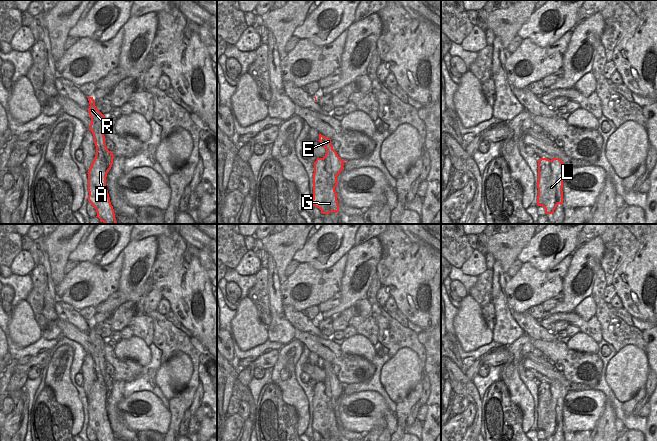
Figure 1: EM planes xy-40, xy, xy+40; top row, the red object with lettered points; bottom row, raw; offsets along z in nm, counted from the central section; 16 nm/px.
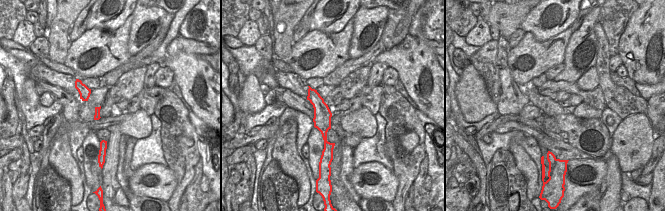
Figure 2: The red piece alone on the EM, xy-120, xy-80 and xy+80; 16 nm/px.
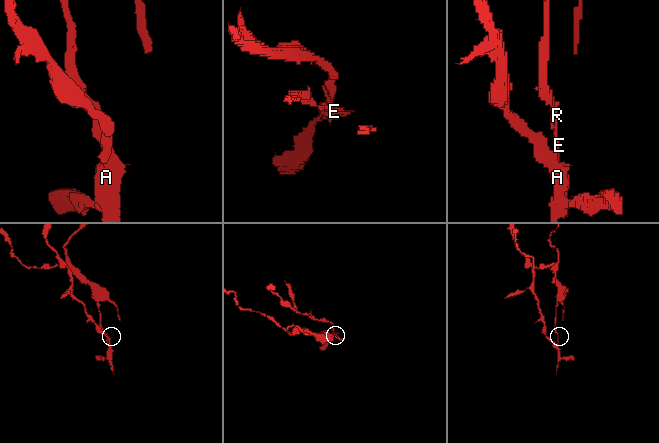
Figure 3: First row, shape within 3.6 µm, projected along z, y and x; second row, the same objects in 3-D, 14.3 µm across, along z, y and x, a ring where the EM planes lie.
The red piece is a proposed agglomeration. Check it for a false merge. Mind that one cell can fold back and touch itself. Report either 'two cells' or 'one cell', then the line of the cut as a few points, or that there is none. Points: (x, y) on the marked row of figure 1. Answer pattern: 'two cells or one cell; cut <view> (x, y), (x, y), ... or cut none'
two cells; cut xy (323, 157), (326, 163), (326, 171), (332, 183), (336, 185)

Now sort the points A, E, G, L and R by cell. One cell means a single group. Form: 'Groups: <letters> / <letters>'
Groups: A G L / E R

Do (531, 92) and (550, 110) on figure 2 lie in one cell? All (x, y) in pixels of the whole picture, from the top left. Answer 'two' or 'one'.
one

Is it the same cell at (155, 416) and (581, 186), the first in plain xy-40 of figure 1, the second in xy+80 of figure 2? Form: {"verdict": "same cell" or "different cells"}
{"verdict": "same cell"}

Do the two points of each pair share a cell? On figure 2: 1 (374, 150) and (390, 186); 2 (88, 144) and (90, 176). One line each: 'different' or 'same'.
1: different
2: same

